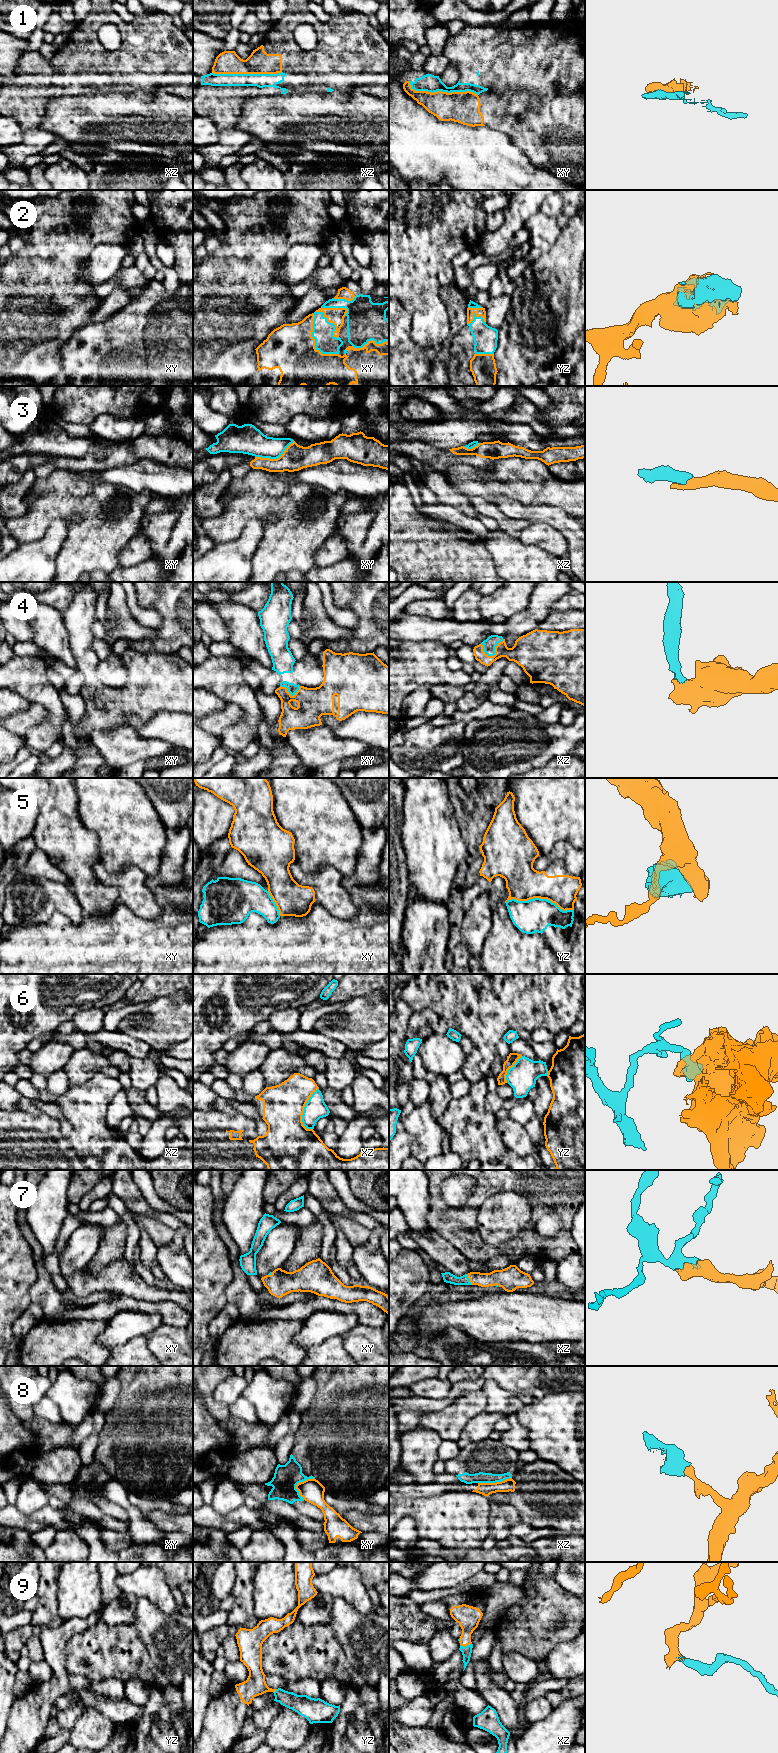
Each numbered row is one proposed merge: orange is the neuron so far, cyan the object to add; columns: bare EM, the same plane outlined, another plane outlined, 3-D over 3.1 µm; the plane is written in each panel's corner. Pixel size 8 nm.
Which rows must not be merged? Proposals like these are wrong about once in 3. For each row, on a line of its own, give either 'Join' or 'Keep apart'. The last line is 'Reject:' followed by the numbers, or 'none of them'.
1: Join
2: Join
3: Keep apart
4: Join
5: Keep apart
6: Keep apart
7: Join
8: Keep apart
9: Join
Reject: 3, 5, 6, 8

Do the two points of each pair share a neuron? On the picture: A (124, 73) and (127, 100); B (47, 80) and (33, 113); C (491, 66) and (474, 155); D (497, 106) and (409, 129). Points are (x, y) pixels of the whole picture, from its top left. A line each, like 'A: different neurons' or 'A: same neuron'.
A: different neurons
B: same neuron
C: different neurons
D: different neurons

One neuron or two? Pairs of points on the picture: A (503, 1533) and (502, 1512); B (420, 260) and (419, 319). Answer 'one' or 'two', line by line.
A: one
B: one

